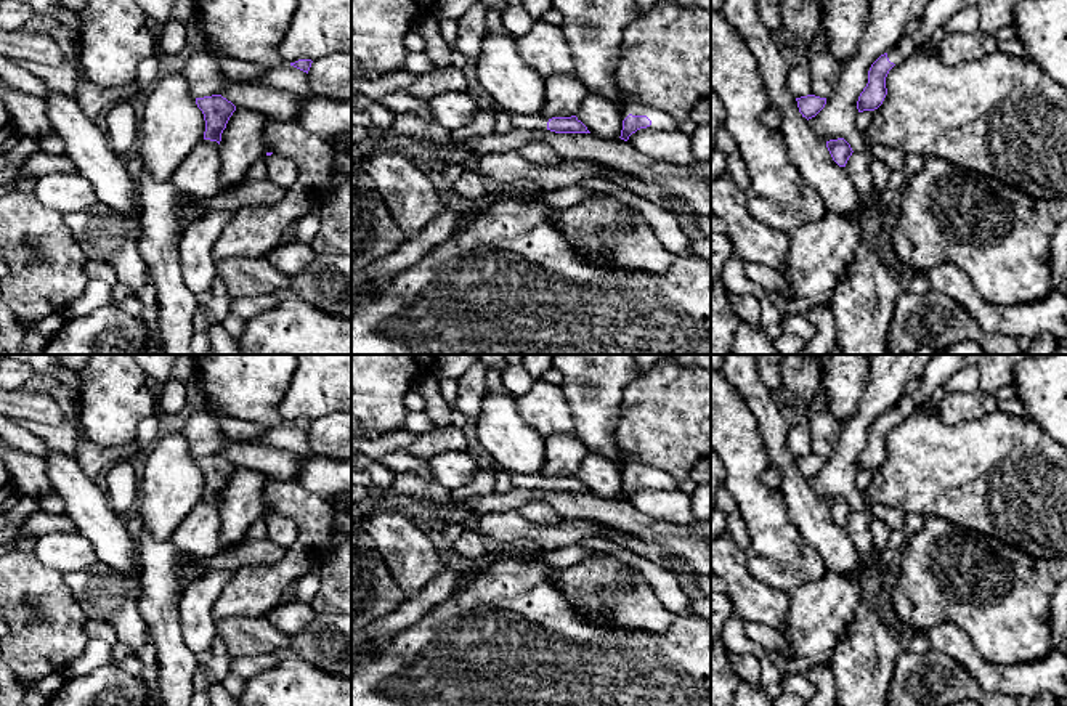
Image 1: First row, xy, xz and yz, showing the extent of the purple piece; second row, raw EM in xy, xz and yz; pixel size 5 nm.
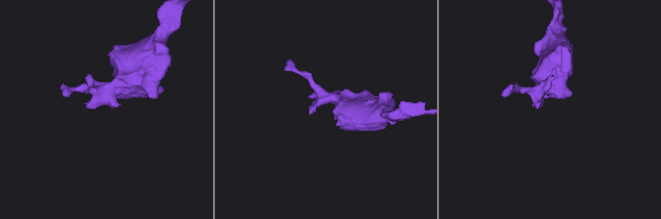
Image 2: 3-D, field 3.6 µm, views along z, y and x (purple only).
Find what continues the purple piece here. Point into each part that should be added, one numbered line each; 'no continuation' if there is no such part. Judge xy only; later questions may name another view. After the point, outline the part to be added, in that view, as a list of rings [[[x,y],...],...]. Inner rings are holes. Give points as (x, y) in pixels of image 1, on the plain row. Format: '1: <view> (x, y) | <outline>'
1: xy (281, 530) | [[[263,515],[266,520],[268,538],[278,546],[289,549],[297,542],[297,523],[284,515]]]

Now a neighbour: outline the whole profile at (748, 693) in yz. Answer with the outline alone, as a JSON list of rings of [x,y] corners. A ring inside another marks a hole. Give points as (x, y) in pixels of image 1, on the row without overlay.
[[[743,684],[735,692],[733,706],[773,706],[773,700],[757,684]]]

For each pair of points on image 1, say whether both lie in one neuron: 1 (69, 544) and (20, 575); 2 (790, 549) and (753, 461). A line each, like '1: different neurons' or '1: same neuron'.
1: different neurons
2: same neuron

